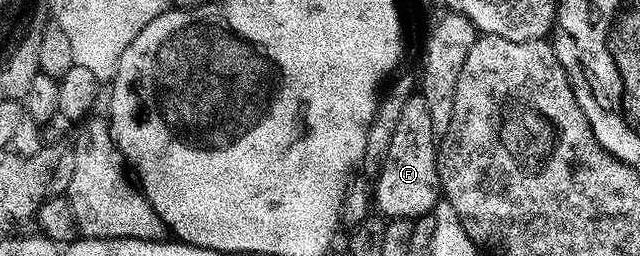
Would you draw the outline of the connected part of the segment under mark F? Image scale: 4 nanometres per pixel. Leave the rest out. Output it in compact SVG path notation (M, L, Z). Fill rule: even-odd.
M421 92L411 93L404 104L404 113L396 124L396 133L392 135L392 145L382 165L382 171L376 175L372 186L372 202L377 213L387 219L418 219L433 211L440 201L442 181L438 179L438 151L436 135L432 128L432 116L428 104Z

